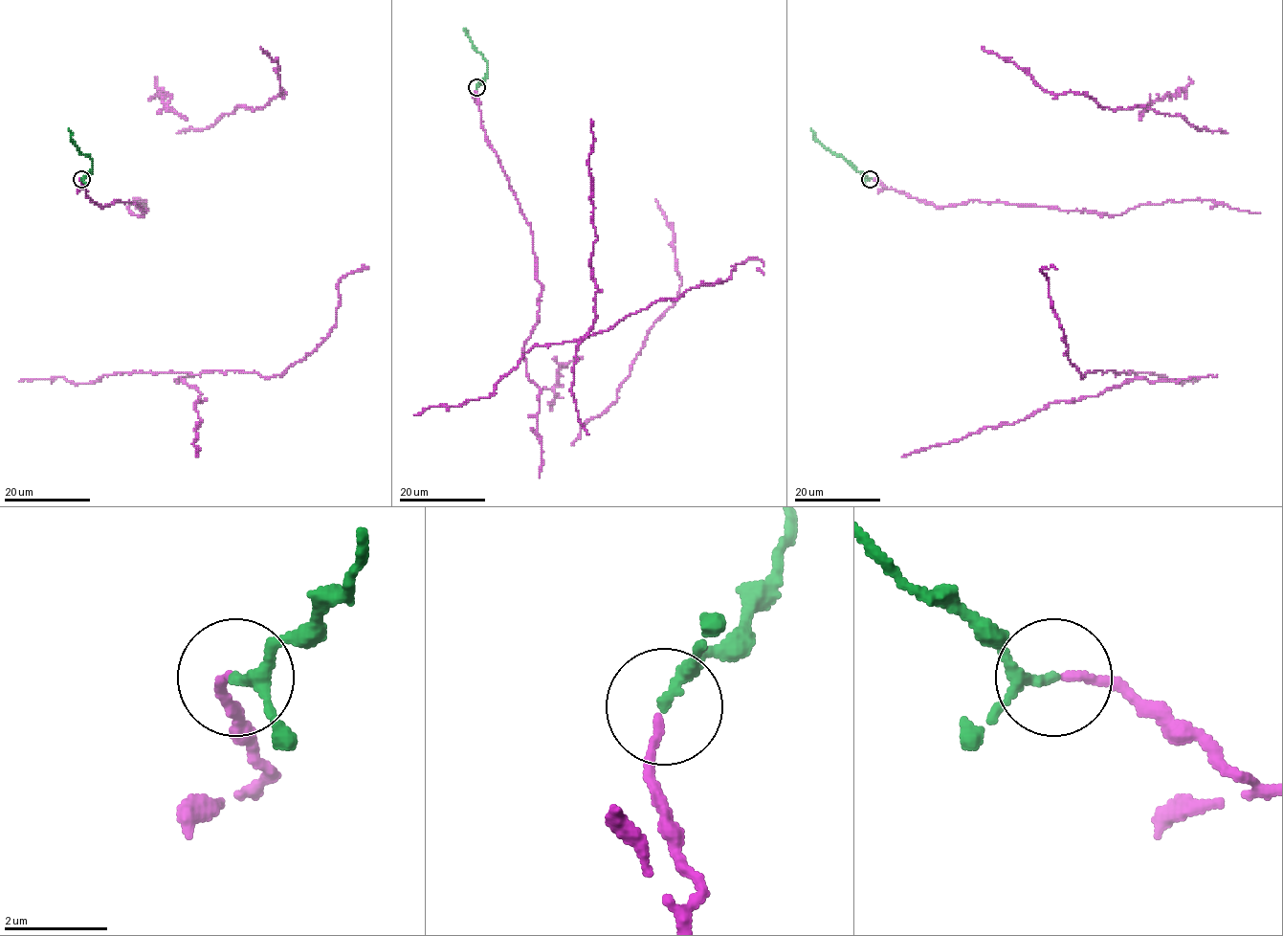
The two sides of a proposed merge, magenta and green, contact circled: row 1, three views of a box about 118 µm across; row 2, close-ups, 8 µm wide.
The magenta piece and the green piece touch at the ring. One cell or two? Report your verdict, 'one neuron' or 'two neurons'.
one neuron

